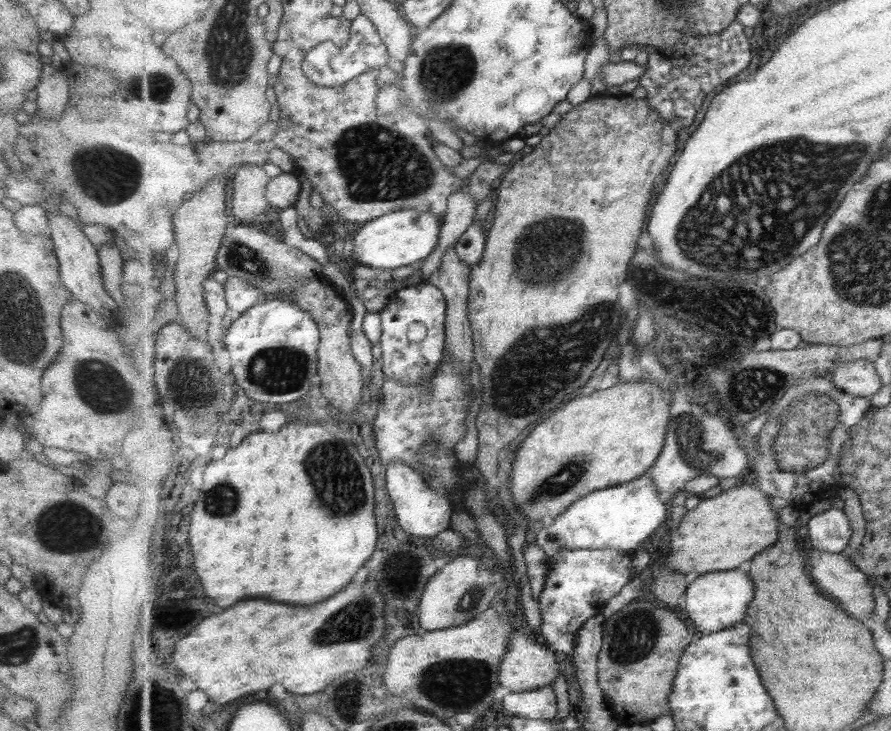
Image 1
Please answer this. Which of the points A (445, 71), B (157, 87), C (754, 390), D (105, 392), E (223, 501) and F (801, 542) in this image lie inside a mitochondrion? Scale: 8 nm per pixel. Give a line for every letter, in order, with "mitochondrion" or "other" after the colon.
A: mitochondrion
B: mitochondrion
C: mitochondrion
D: mitochondrion
E: mitochondrion
F: other

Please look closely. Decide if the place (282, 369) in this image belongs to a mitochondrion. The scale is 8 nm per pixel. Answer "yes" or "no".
yes

